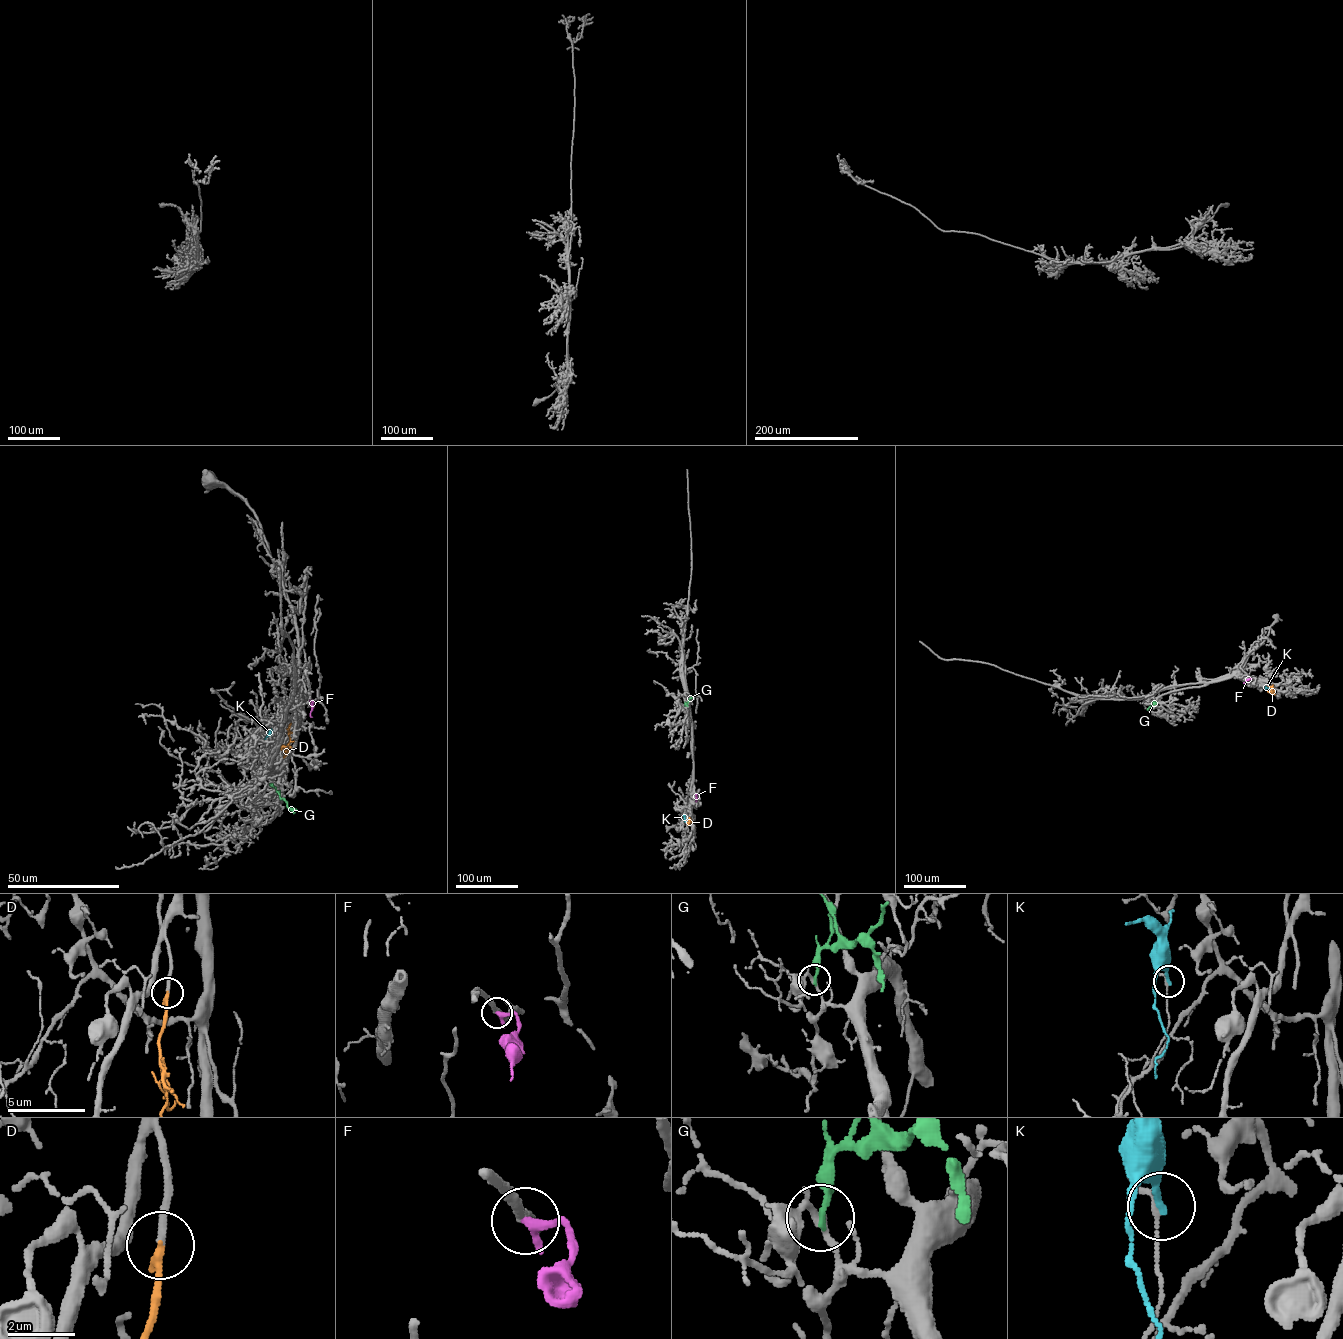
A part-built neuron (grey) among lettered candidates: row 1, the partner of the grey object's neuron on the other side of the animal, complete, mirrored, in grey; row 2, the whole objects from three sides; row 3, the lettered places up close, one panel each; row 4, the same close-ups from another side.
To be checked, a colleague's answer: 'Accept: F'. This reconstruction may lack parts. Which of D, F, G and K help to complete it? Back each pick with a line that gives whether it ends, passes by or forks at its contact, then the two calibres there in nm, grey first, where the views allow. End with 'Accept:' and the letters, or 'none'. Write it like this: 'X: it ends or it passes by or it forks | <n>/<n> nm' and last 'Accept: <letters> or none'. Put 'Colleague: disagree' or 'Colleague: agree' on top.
Colleague: disagree
D: it ends | 170/240 nm
Accept: D

